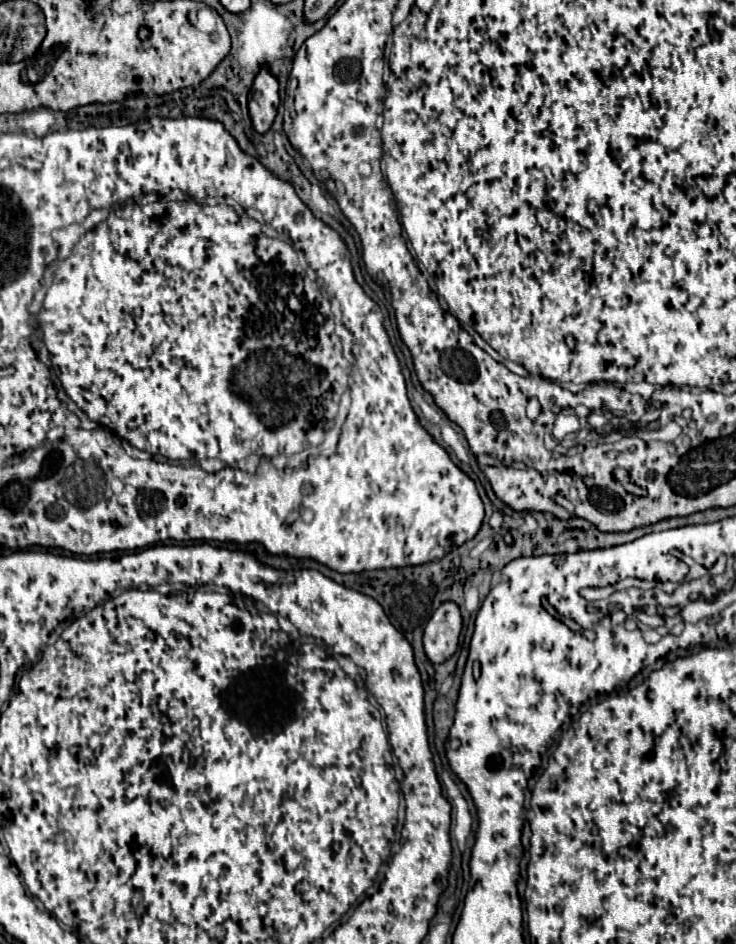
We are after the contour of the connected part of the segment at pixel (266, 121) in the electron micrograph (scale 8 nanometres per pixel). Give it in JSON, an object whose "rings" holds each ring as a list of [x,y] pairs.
{"rings":[[[265,68],[257,74],[253,88],[249,92],[249,116],[253,122],[253,128],[259,134],[265,134],[277,114],[279,106],[279,84],[275,76],[271,76]]]}

